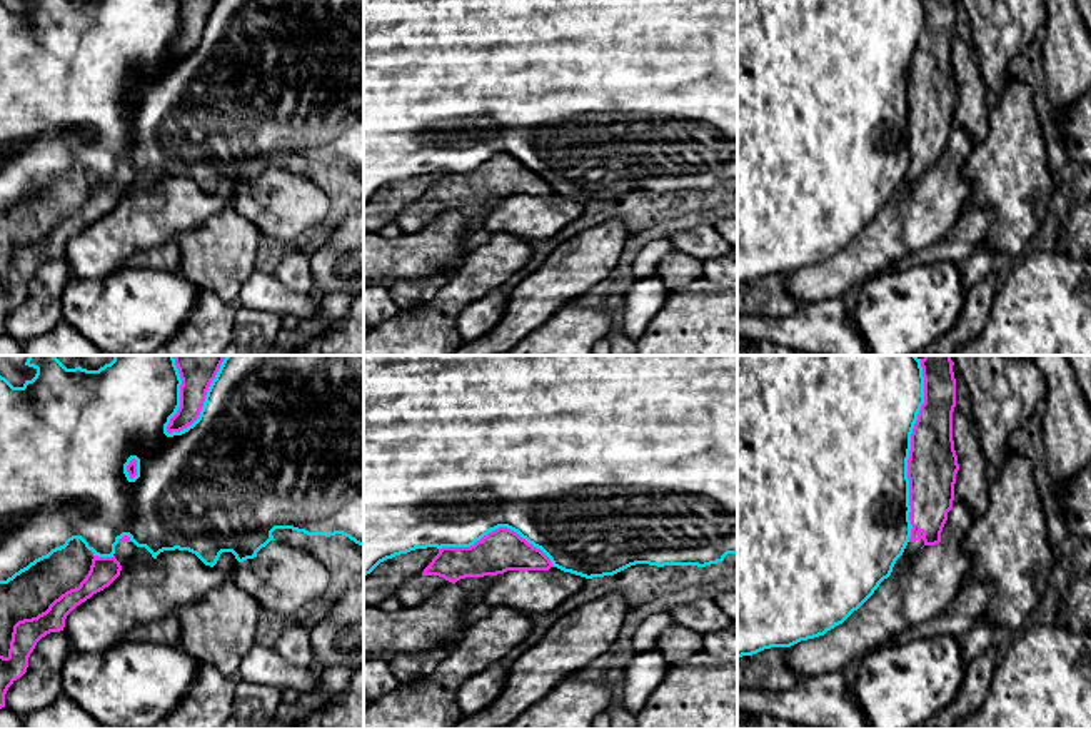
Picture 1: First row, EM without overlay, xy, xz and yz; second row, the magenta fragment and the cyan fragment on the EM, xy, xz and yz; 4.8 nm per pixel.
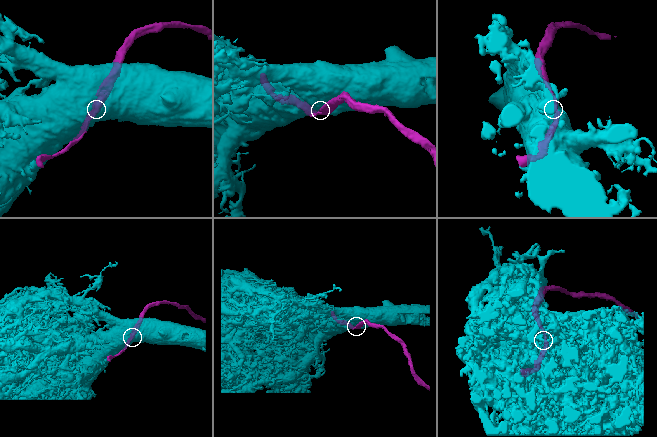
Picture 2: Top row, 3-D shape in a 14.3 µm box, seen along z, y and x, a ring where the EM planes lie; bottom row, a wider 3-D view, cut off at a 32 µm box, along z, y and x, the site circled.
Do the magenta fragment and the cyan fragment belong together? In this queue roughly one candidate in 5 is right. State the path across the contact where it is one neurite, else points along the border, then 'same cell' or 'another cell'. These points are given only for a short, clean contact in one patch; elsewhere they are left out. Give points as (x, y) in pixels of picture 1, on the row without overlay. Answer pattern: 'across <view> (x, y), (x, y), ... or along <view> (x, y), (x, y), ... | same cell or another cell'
another cell

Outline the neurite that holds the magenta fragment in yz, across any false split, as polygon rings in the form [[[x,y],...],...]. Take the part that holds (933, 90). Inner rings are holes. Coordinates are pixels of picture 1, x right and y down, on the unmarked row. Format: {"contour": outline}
{"contour": [[[923,0],[924,30],[911,60],[907,85],[911,163],[904,182],[914,185],[923,172],[941,168],[953,135],[959,97],[953,67],[956,33],[954,0]]]}

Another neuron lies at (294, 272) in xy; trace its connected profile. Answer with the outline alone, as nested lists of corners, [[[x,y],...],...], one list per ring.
[[[292,249],[279,264],[275,277],[290,292],[310,294],[312,275],[309,255],[300,249]]]

